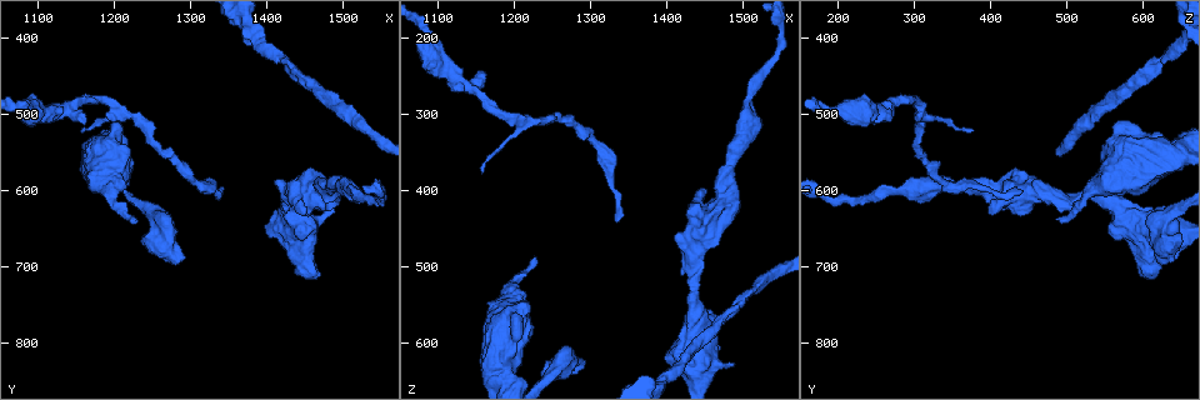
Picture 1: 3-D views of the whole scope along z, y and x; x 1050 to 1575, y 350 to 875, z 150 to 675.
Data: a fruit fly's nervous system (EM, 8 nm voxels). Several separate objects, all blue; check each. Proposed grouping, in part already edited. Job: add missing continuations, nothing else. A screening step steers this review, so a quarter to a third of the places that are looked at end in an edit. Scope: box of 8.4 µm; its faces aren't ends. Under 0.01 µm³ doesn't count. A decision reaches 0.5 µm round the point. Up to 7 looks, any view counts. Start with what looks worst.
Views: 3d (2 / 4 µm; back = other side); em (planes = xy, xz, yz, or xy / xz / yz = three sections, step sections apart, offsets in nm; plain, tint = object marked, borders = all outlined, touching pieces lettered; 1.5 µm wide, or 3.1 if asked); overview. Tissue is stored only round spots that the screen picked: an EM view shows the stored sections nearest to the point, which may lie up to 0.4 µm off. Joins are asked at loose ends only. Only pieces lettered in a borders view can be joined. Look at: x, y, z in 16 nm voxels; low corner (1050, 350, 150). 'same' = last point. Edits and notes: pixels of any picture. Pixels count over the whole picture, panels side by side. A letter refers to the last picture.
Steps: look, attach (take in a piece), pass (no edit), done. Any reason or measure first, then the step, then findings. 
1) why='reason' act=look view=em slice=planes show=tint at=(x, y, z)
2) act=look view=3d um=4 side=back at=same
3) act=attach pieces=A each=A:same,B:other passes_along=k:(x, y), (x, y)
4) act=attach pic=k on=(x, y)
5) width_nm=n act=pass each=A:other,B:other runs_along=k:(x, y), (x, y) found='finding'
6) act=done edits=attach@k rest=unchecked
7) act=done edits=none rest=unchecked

why='free end' act=look view=em slice=planes show=tint at=(1225, 635, 495)

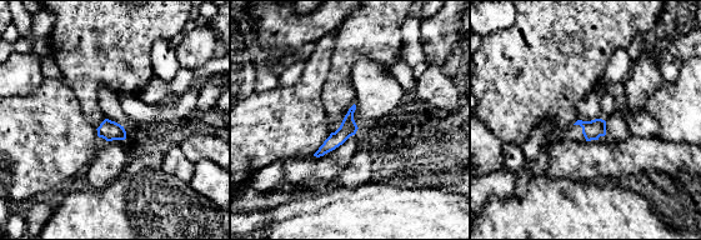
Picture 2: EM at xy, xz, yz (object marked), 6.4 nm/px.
why='see the neighbours' act=look view=em slice=planes show=borders at=same

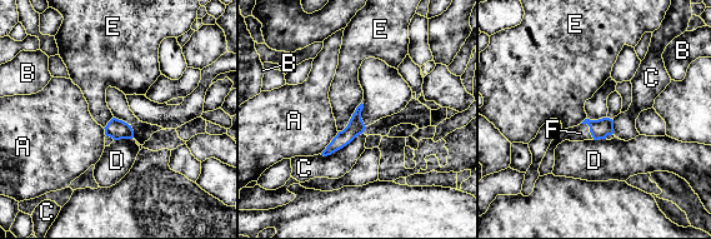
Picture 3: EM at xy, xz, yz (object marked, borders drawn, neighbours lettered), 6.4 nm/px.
longest_contact=C:320nm act=attach pieces=F each=A:other,B:other,C:other,D:other,E:other,F:same passes_along=3:(600, 129), (590, 129), (580, 133) found='it goes on there'

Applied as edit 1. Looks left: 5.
why='redraw' act=look view=overview

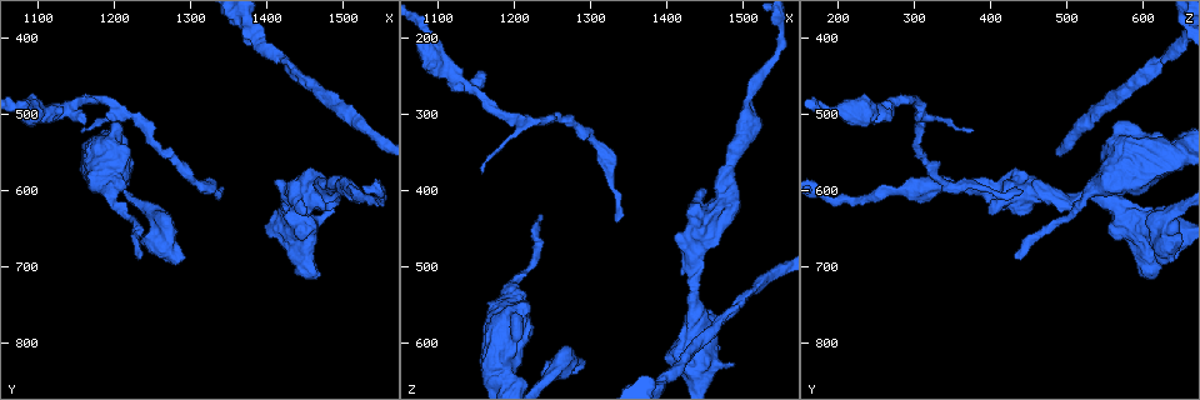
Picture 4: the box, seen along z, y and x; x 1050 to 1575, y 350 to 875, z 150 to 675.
act=look view=3d um=4 at=(1290, 685, 625)

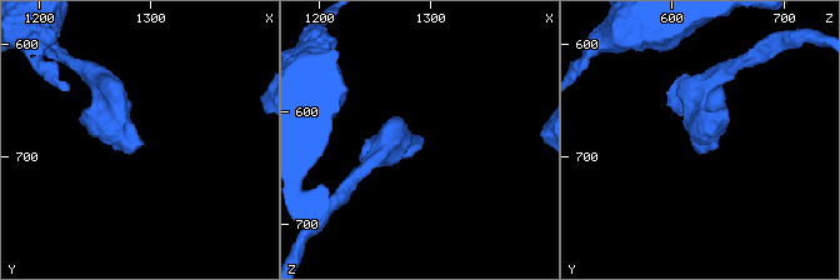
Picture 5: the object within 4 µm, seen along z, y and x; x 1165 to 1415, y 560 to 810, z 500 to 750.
why='need the tissue' act=look view=em slice=planes show=borders at=(1290, 686, 628)

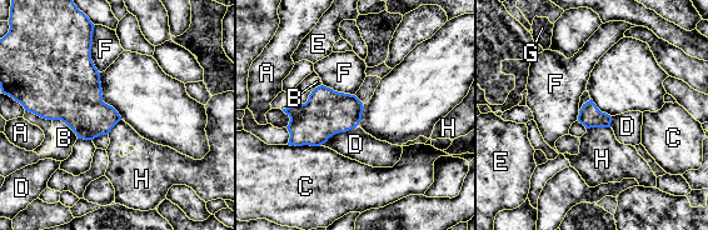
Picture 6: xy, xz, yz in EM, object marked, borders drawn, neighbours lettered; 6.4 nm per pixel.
act=pass each=A:other,B:other,C:other,D:other,E:other,F:other,G:other,H:other border=6:(609, 126), (591, 126), (587, 129) found='no lettered piece goes on from it'

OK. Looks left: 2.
why='branch stops here' act=look view=em slice=xy step=8 show=borders at=(1160, 510, 250)

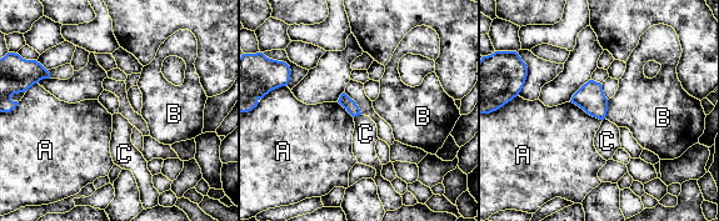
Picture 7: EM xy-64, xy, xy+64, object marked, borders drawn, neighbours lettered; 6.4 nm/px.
act=look view=em slice=planes show=borders at=same

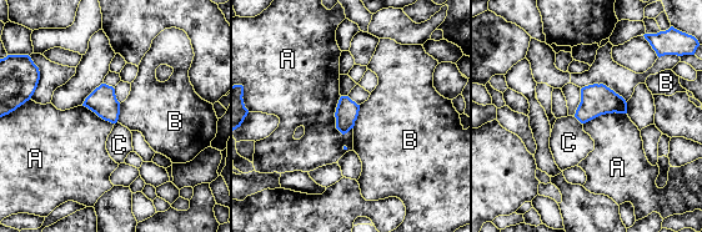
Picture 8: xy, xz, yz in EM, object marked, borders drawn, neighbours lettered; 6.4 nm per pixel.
act=pass each=A:other,B:other,C:other found='no lettered piece goes on from it'

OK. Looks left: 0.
act=done edits=attach@3 rest=unchecked

